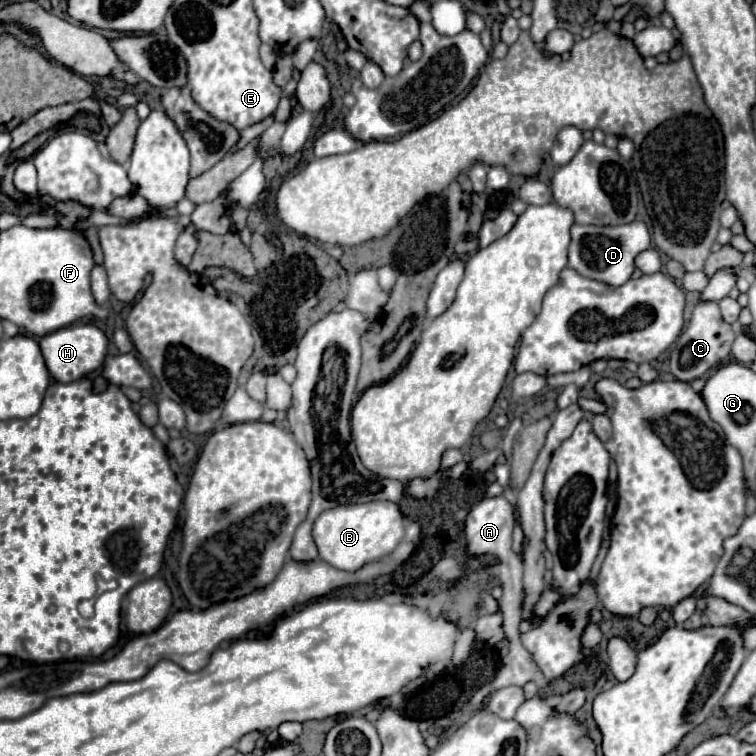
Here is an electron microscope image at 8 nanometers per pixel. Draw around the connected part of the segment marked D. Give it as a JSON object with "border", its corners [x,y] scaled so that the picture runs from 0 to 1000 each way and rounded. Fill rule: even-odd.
{"border":[[[840,290],[824,298],[761,298],[755,303],[755,324],[753,324],[753,353],[761,356],[766,364],[806,374],[819,380],[829,374],[837,364],[840,340],[856,329],[861,329],[861,311],[853,292]]]}

